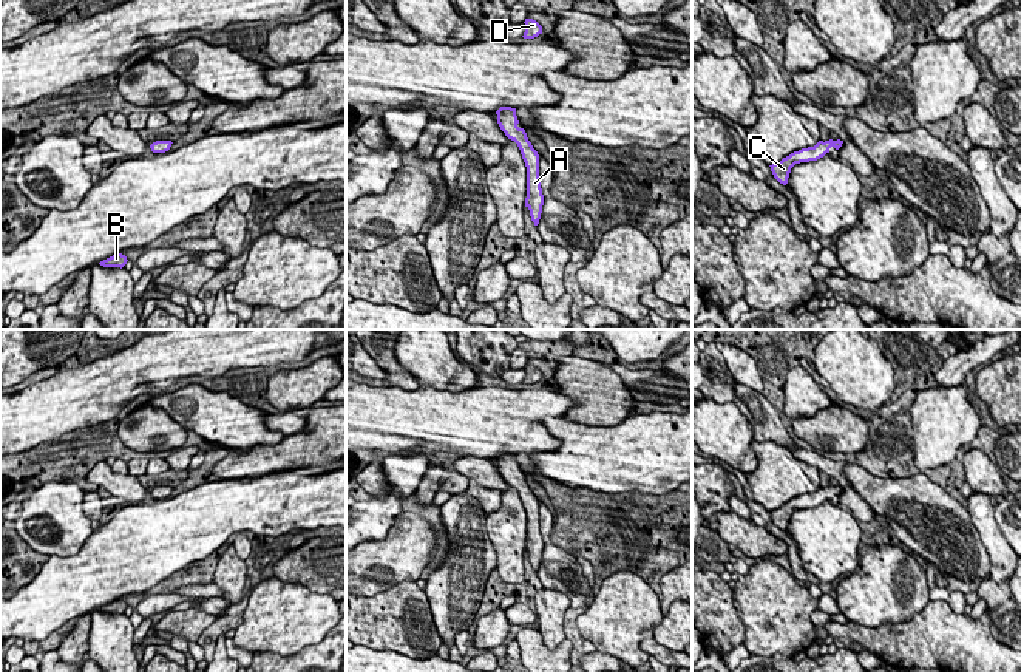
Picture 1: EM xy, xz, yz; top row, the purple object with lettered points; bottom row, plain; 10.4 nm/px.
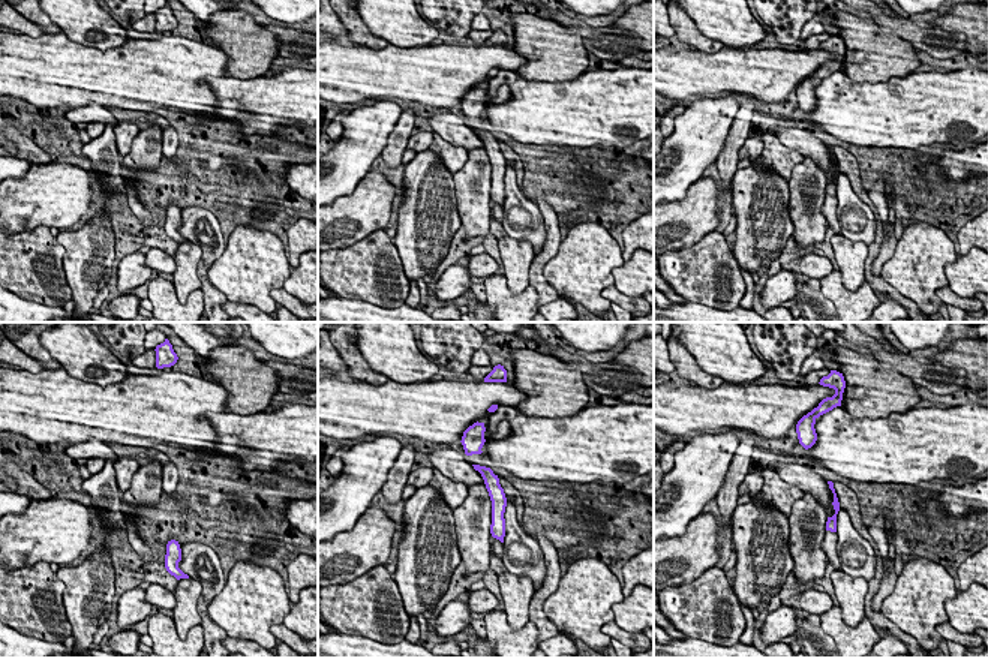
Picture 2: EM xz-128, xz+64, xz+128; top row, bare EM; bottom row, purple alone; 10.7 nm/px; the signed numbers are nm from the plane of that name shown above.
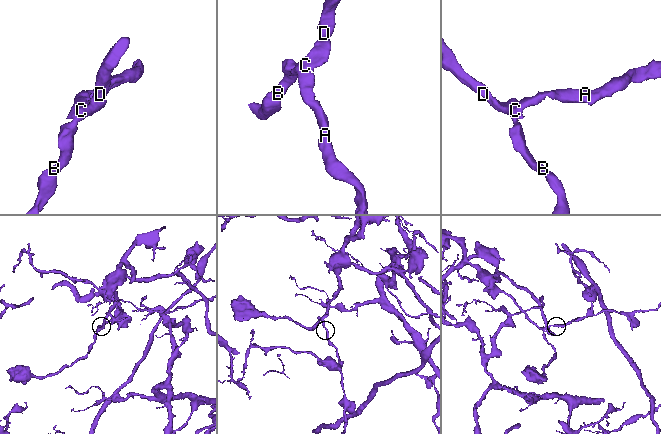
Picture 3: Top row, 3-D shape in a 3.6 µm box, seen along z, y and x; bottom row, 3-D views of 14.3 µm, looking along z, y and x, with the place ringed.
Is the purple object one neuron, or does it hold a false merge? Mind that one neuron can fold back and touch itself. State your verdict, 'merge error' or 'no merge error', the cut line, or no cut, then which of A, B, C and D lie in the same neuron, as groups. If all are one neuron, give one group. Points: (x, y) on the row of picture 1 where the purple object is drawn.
no merge error; cut none; groups A B C D

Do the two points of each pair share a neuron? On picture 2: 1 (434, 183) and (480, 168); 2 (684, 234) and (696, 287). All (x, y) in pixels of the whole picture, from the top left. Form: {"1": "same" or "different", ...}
{"1": "different", "2": "different"}

